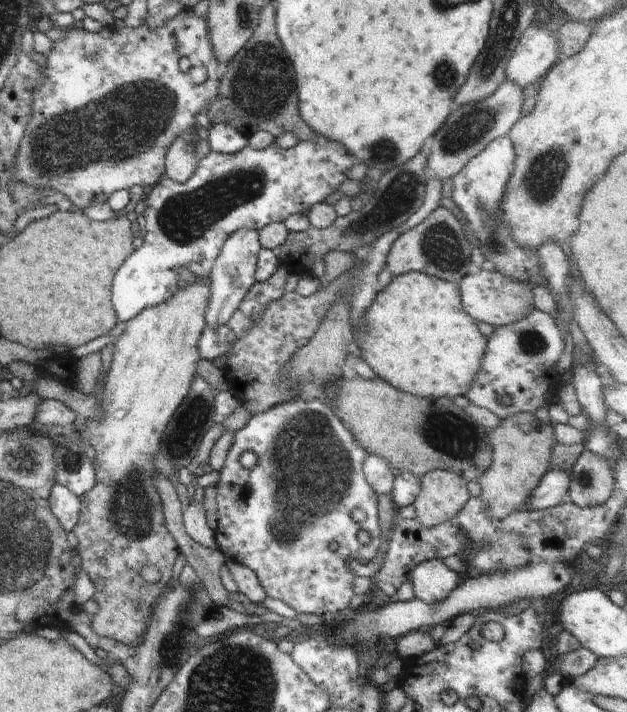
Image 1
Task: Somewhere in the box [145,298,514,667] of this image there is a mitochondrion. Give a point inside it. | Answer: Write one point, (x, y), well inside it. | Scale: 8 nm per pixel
(316, 467)

